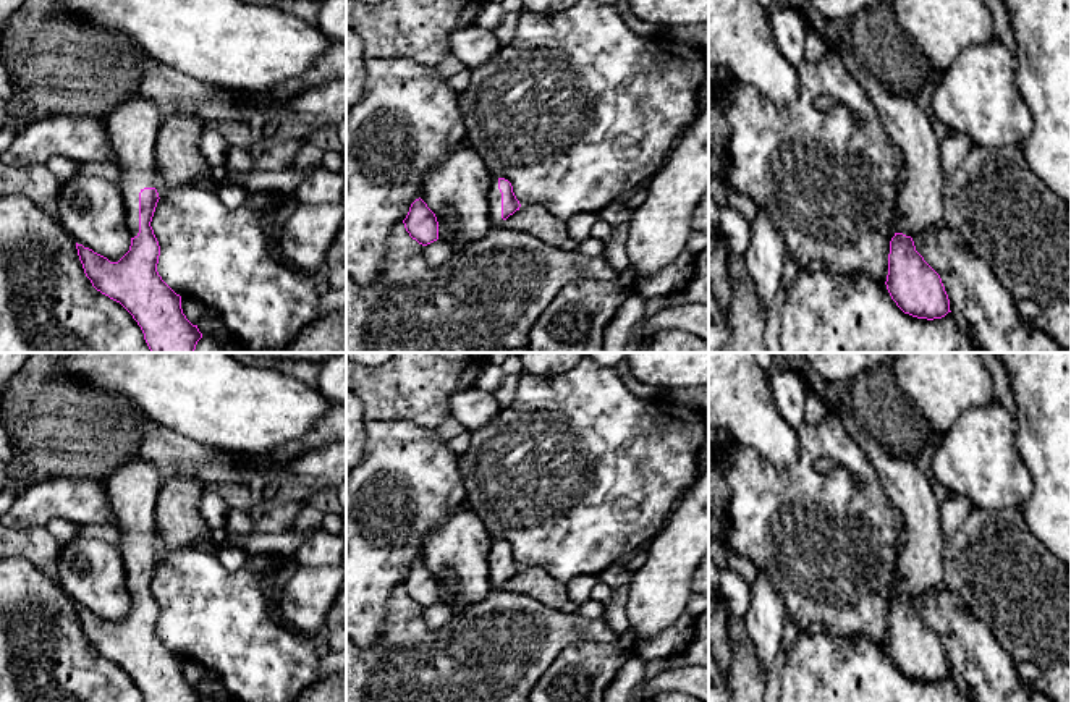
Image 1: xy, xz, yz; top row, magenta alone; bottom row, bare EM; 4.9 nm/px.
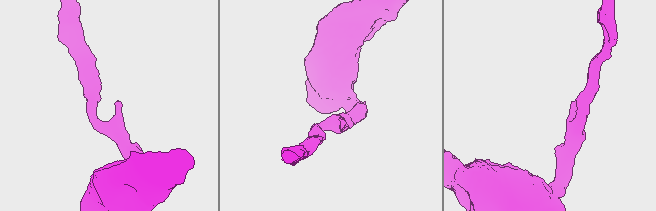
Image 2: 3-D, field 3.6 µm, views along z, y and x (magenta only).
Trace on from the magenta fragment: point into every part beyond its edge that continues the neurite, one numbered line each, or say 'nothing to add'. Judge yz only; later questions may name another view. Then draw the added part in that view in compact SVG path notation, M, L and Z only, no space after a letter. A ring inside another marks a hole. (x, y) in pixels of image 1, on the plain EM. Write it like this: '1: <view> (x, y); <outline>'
1: yz (921, 563); M843 406L836 411L845 430L877 469L887 497L900 510L906 540L898 555L896 594L912 602L945 587L945 543L940 527L940 501L930 480L916 466L893 456L857 425Z

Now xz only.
1: xz (495, 558); M493 542L490 556L489 556L489 566L490 566L490 582L493 589L502 589L502 555L498 552L498 542Z

